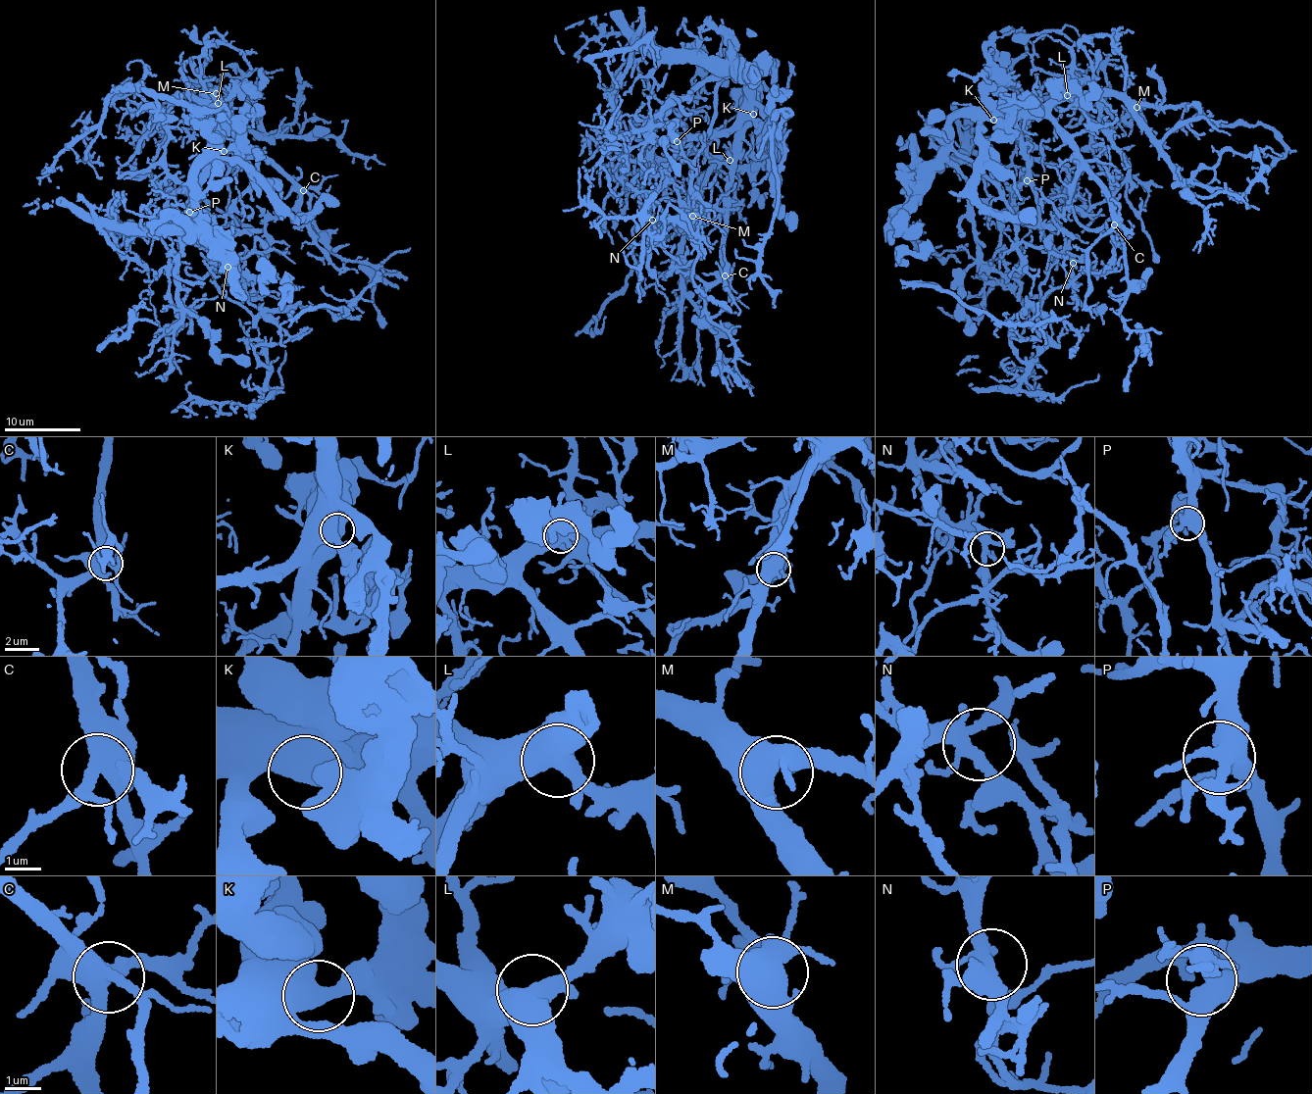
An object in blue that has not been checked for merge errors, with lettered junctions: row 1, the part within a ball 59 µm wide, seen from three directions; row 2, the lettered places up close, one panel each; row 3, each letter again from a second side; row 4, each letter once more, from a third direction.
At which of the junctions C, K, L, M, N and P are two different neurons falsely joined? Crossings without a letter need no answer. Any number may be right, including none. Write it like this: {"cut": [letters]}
{"cut": []}

